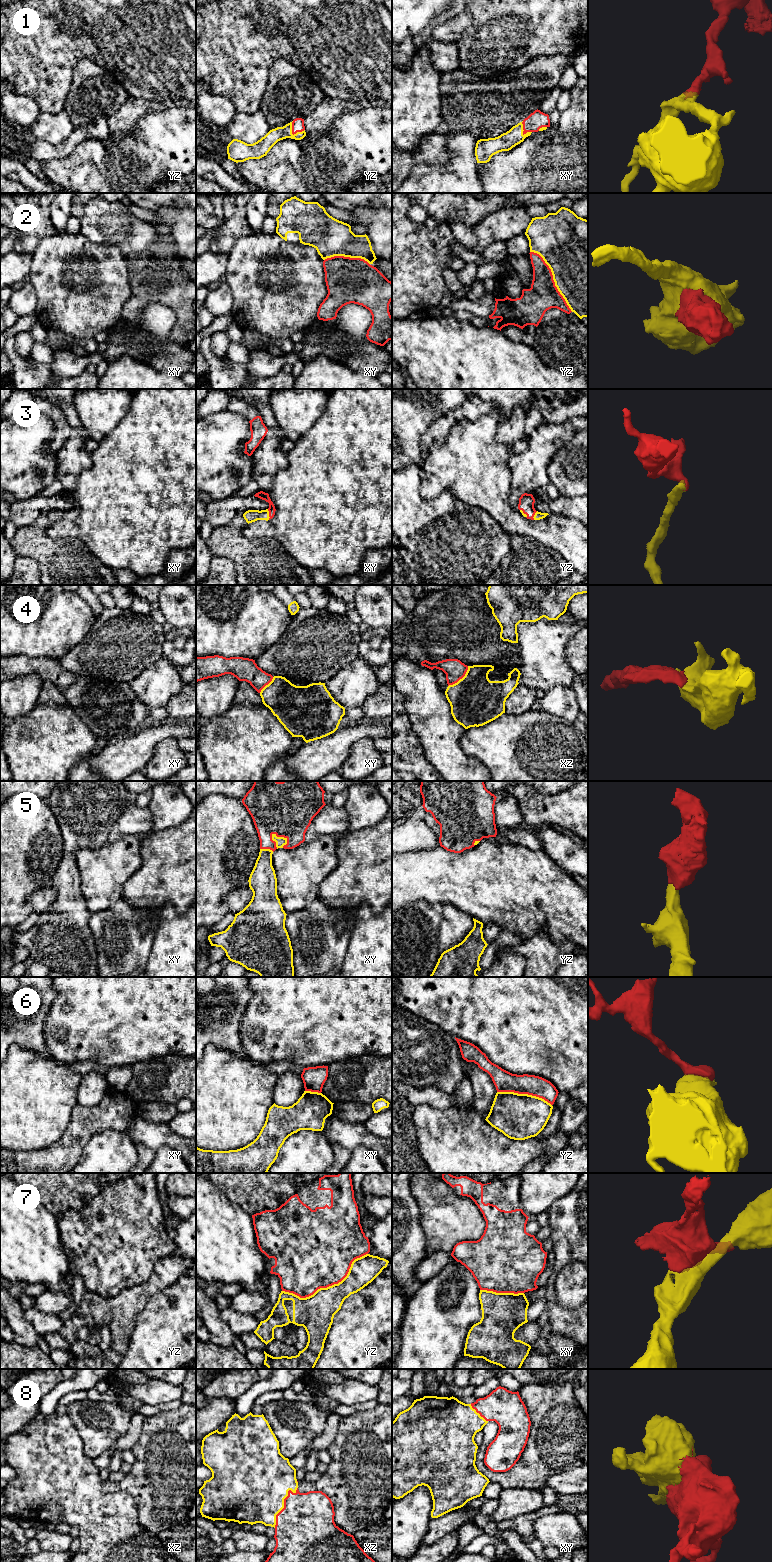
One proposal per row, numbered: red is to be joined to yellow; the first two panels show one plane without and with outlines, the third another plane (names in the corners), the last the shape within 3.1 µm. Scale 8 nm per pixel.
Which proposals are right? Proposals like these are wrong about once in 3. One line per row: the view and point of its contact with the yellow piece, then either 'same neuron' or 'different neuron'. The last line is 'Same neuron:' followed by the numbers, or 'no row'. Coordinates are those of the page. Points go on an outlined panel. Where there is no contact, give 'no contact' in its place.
1: meets yellow in yz at (292, 134); same neuron
2: meets yellow in yz at (553, 279); same neuron
3: meets yellow in xy at (268, 514); same neuron
4: meets yellow in xz at (460, 679); same neuron
5: meets yellow in xy at (281, 837); same neuron
6: meets yellow in yz at (524, 1094); different neuron
7: meets yellow in yz at (329, 1286); different neuron
8: meets yellow in xz at (283, 1504); same neuron
Same neuron: 1, 2, 3, 4, 5, 8

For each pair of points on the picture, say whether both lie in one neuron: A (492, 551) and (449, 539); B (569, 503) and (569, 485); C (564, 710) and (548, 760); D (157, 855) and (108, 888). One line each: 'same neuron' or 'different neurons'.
A: same neuron
B: different neurons
C: different neurons
D: same neuron

